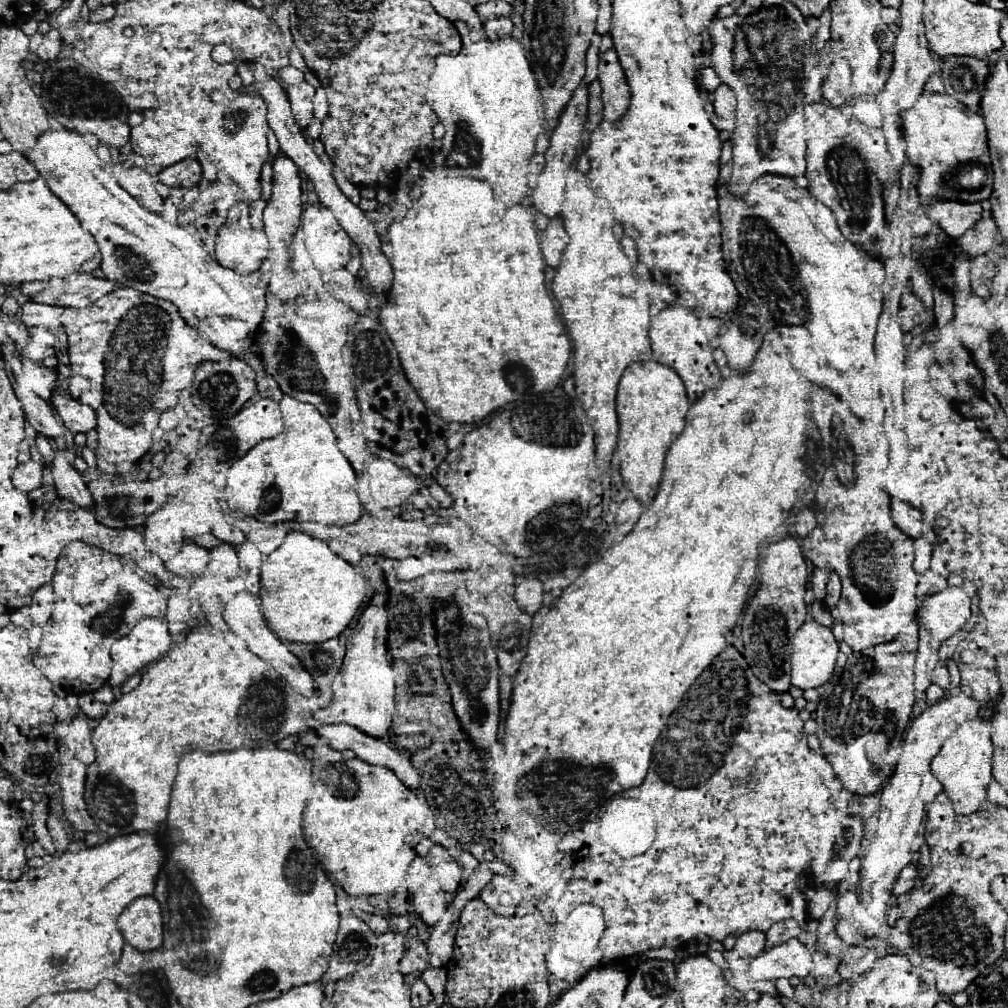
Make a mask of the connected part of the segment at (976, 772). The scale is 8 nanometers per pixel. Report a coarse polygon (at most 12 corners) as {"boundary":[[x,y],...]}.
{"boundary":[[966,720],[932,760],[958,814],[992,780],[988,720]]}

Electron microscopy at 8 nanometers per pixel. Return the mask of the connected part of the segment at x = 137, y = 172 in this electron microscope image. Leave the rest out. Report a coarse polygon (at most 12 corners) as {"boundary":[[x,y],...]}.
{"boundary":[[122,168],[118,184],[146,210],[160,212],[162,198],[142,168]]}

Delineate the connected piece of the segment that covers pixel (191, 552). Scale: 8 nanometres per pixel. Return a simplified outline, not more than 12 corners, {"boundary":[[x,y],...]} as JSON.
{"boundary":[[190,540],[166,566],[196,576],[210,560],[210,548]]}

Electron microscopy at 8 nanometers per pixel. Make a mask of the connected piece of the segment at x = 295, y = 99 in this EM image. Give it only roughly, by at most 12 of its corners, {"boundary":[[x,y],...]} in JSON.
{"boundary":[[310,84],[288,88],[292,114],[300,126],[312,120],[314,88]]}

